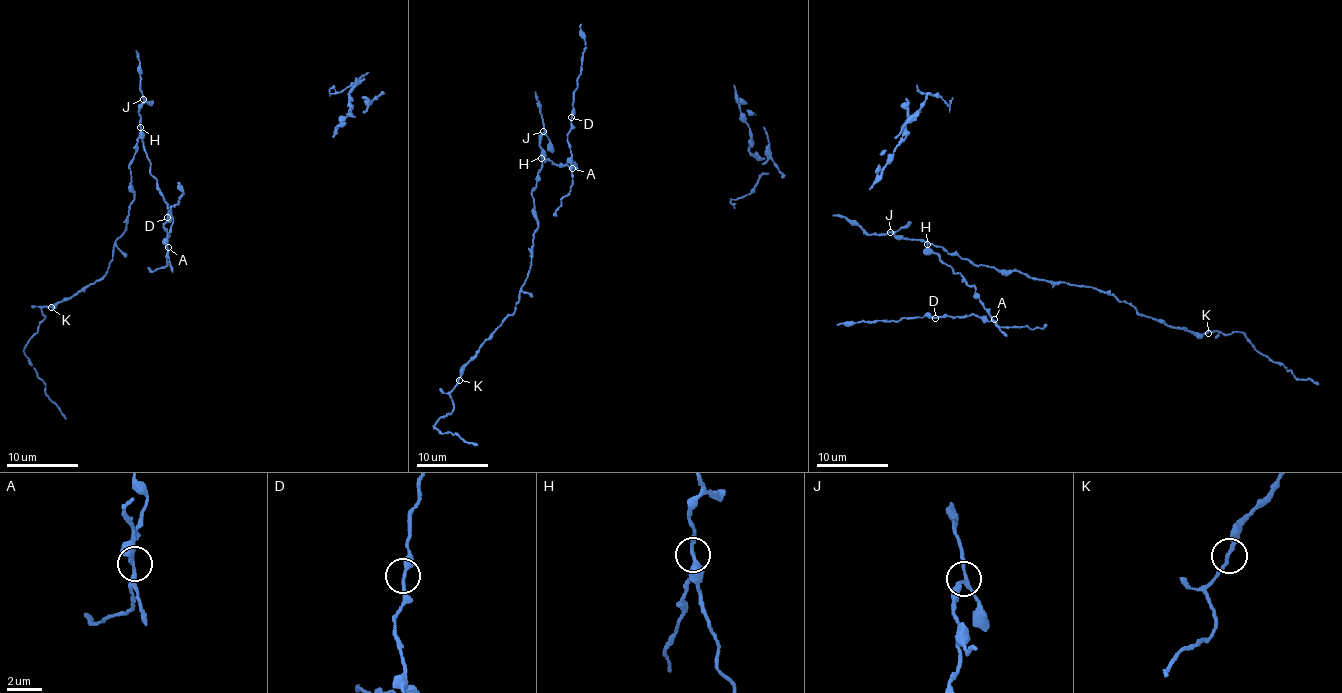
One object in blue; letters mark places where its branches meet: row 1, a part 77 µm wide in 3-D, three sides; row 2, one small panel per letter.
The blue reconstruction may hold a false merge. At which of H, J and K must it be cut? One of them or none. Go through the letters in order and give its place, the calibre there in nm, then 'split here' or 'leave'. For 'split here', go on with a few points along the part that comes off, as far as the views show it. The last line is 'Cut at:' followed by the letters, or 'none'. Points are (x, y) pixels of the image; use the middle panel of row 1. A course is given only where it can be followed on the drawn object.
H: place (541, 158); calibre 200 nm; split here
J: place (543, 131); calibre 190 nm; leave
K: place (459, 380); calibre 200 nm; leave
Cut at: H

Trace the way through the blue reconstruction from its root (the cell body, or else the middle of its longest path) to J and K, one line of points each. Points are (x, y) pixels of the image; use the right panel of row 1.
J: (937, 255), (928, 247), (926, 241), (896, 239), (890, 232)
K: (937, 255), (928, 245), (942, 246), (974, 264), (1100, 289), (1152, 319), (1208, 333)

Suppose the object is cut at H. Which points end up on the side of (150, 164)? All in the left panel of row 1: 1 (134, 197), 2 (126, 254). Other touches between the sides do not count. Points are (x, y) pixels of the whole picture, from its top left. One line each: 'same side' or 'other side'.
1: other side
2: other side

